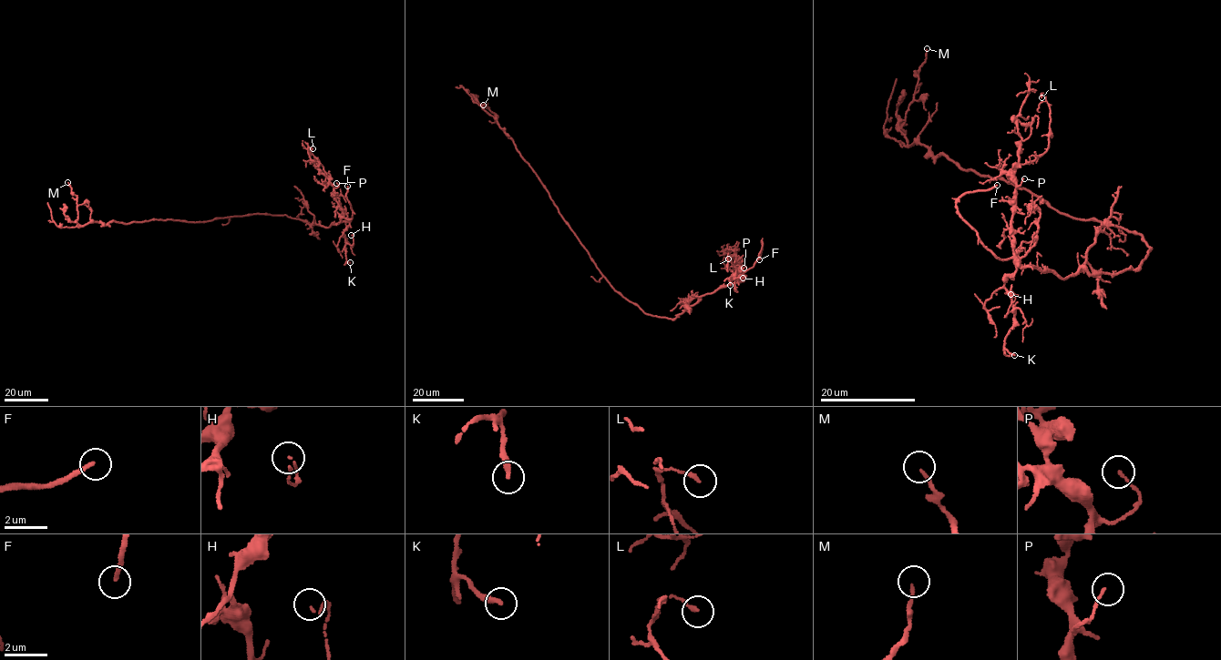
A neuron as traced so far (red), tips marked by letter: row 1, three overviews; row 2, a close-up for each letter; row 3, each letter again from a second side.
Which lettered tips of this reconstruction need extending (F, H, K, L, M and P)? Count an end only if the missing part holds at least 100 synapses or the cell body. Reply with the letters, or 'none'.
F

